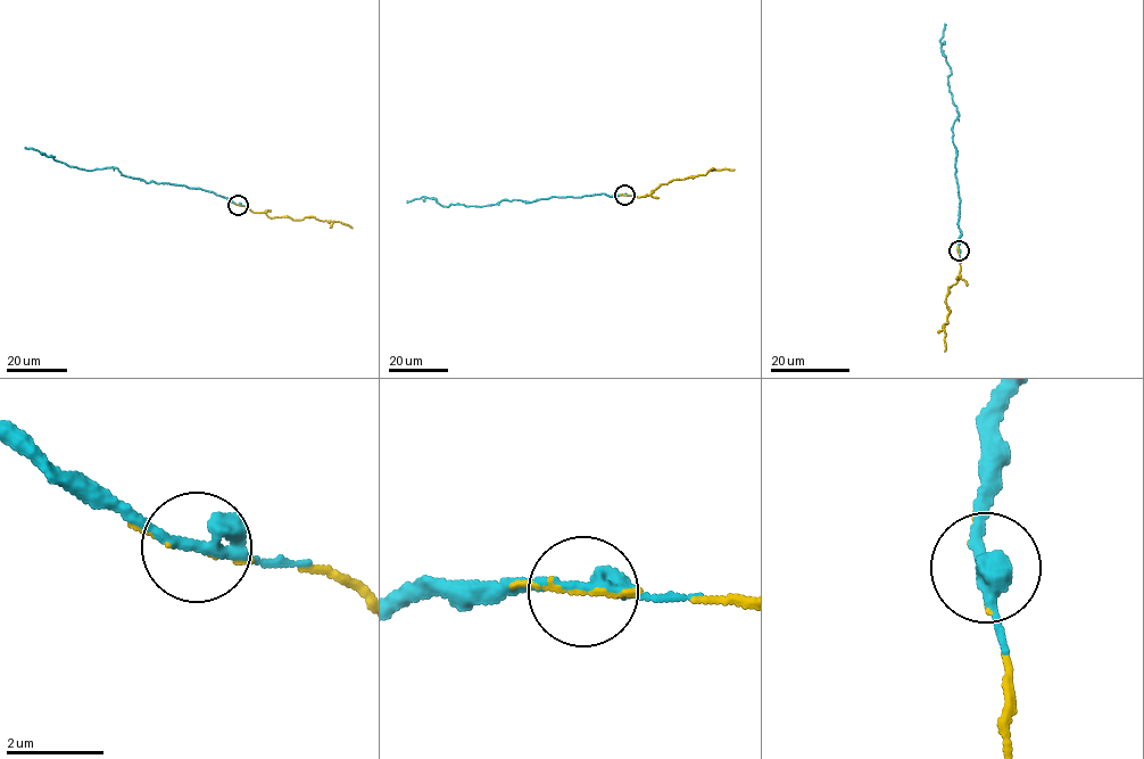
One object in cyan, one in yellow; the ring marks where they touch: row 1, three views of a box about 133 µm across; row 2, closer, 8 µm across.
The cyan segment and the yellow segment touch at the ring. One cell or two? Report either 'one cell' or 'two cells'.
one cell

